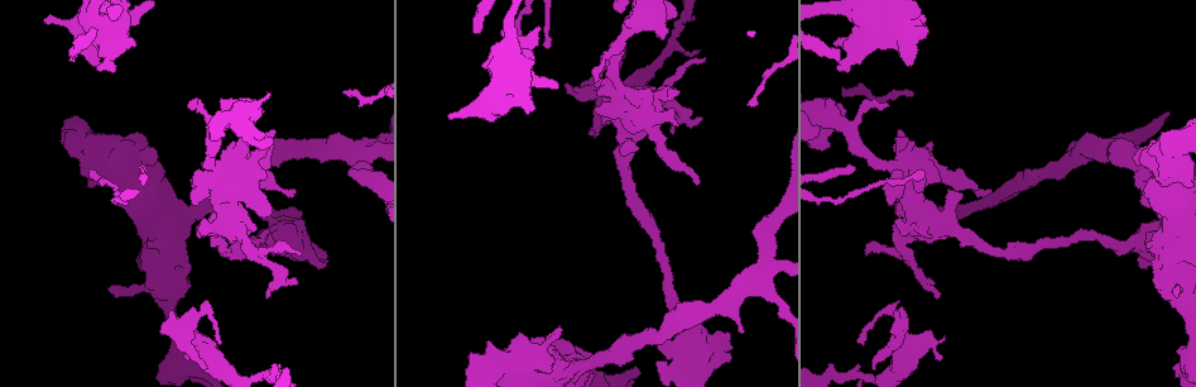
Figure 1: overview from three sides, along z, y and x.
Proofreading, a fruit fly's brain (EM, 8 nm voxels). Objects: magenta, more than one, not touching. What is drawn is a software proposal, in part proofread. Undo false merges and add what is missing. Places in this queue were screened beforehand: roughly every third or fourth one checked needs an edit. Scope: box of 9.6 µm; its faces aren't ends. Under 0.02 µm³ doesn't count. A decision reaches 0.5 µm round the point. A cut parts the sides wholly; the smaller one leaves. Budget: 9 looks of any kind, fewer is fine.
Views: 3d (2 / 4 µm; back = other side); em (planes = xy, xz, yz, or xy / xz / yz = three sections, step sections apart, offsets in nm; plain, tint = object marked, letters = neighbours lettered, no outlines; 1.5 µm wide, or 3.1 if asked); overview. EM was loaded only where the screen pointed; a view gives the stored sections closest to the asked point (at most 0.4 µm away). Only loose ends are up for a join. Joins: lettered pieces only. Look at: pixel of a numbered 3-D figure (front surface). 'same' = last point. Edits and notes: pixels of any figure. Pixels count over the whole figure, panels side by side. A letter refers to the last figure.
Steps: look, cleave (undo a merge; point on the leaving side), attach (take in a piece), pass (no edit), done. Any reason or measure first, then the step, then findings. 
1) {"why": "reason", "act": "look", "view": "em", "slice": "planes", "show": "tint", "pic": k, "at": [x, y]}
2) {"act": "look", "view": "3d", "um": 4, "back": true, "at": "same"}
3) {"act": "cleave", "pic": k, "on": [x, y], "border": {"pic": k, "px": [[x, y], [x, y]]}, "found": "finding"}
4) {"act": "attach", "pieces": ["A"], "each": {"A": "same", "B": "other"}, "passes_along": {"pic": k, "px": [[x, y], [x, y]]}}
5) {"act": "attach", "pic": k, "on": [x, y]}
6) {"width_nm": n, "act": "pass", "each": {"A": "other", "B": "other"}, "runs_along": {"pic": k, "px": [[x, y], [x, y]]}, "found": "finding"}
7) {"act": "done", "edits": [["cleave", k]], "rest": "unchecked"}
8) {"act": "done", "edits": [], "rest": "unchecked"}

{"act": "look", "view": "3d", "um": 4, "back": true, "pic": 1, "at": [450, 118]}

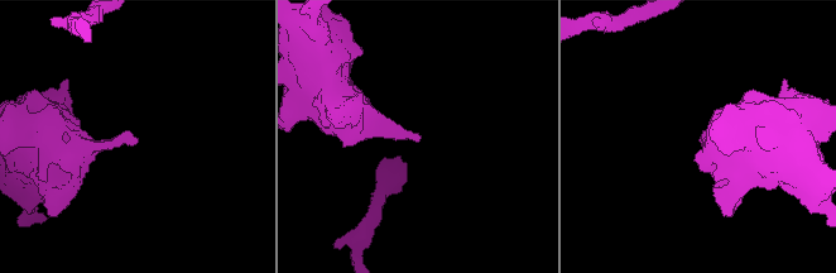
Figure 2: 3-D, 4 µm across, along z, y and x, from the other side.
{"act": "look", "view": "em", "slice": "planes", "show": "tint", "pic": 2, "at": [698, 141]}

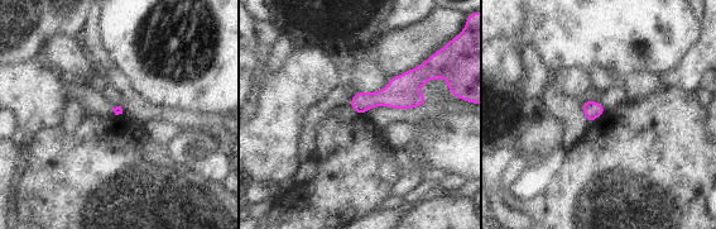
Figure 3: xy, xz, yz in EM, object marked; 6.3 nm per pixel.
{"why": "see the neighbours", "act": "look", "view": "em", "slice": "planes", "show": "letters", "at": "same"}

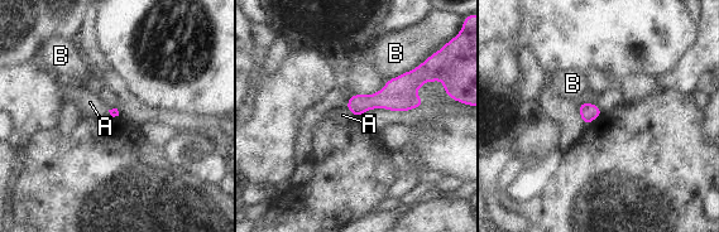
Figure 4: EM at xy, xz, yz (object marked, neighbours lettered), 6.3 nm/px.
{"longest_contact_nm": ["B", 300], "act": "attach", "pieces": ["A"], "each": {"A": "same", "B": "other"}, "passes_along": {"pic": 4, "px": [[387, 97], [350, 111], [343, 115]]}, "found": "it goes on there"}

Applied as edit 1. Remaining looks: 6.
{"why": "see it whole again", "act": "look", "view": "overview"}

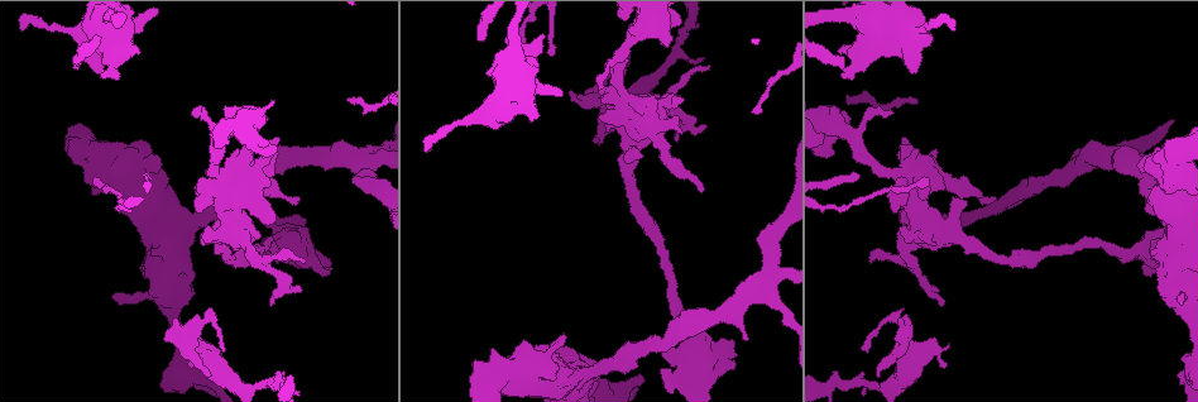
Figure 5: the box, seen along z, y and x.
{"why": "branch stops here", "act": "look", "view": "3d", "um": 2, "pic": 5, "at": [161, 165]}

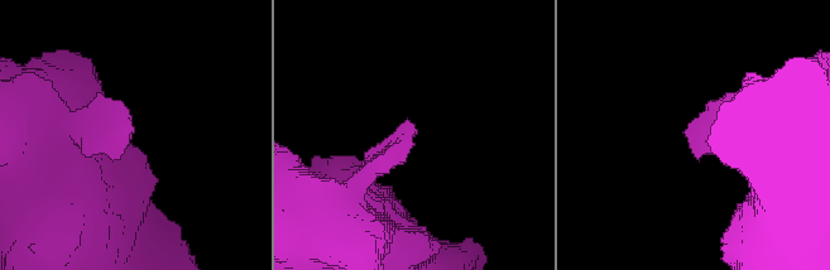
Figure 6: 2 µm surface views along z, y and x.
{"why": "shape alone is not enough", "act": "look", "view": "em", "slice": "yz", "step": 8, "show": "letters", "pic": 6, "at": [128, 134]}

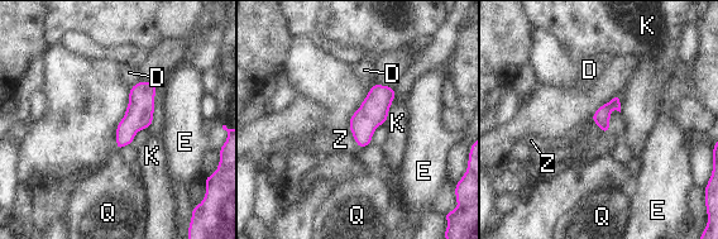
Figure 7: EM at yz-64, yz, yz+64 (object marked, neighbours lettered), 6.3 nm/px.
{"act": "pass", "each": {"D": "other", "E": "other", "K": "other", "Q": "other", "Z": "other"}, "found": "none of them fits"}

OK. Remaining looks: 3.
{"why": "an open end", "act": "look", "view": "em", "slice": "planes", "show": "letters", "pic": 5, "at": [880, 375]}

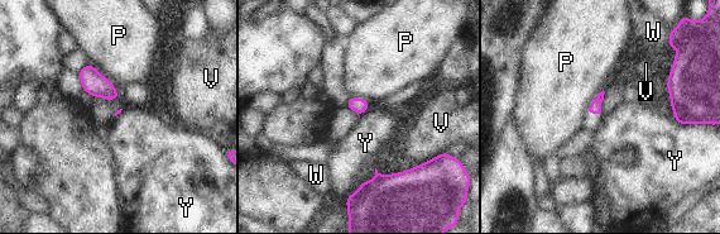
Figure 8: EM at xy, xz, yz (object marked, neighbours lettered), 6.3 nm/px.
{"longest_contact_nm": ["P", 200], "act": "pass", "each": {"P": "other", "V": "other", "W": "other", "Y": "other"}, "found": "none of them fits"}

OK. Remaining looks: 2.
{"act": "done", "edits": [["attach", 4]], "rest": "unchecked"}

